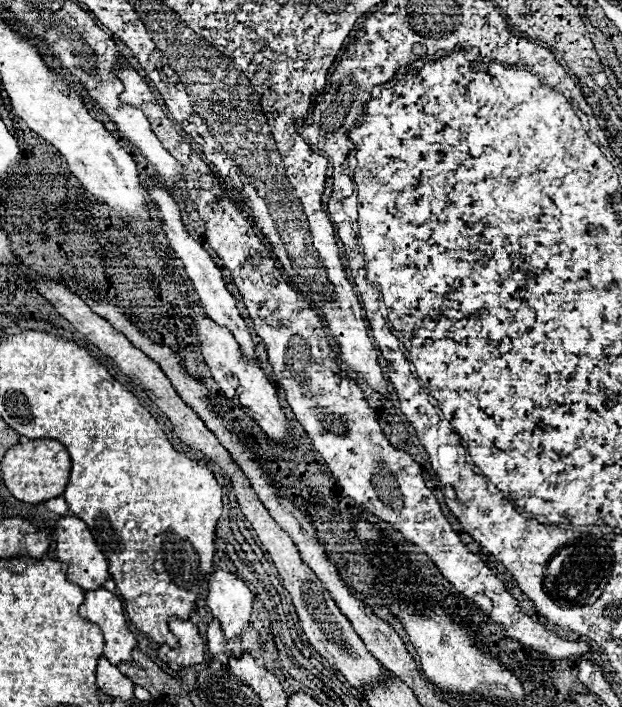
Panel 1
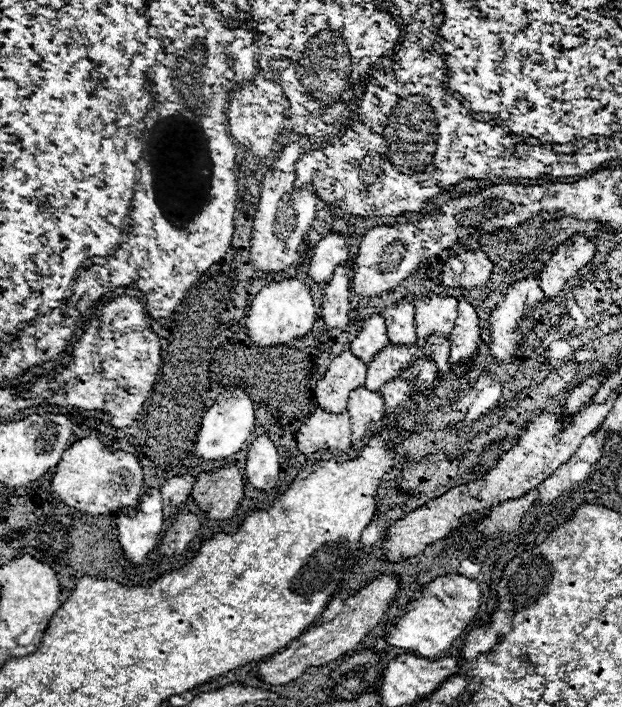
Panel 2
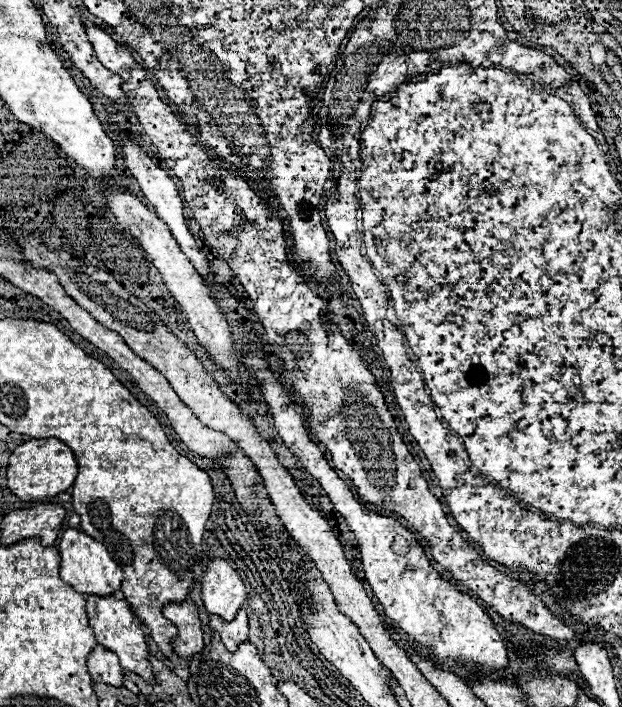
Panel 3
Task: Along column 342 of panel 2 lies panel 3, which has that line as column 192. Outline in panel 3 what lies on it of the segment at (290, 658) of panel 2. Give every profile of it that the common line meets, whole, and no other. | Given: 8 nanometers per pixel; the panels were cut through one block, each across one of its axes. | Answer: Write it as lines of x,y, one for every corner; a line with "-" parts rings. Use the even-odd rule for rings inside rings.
192,600
184,602
170,602
166,608
162,608
162,614
176,624
178,636
174,642
174,652
178,656
192,656
204,650
204,640
202,640
202,626
198,612
192,608

